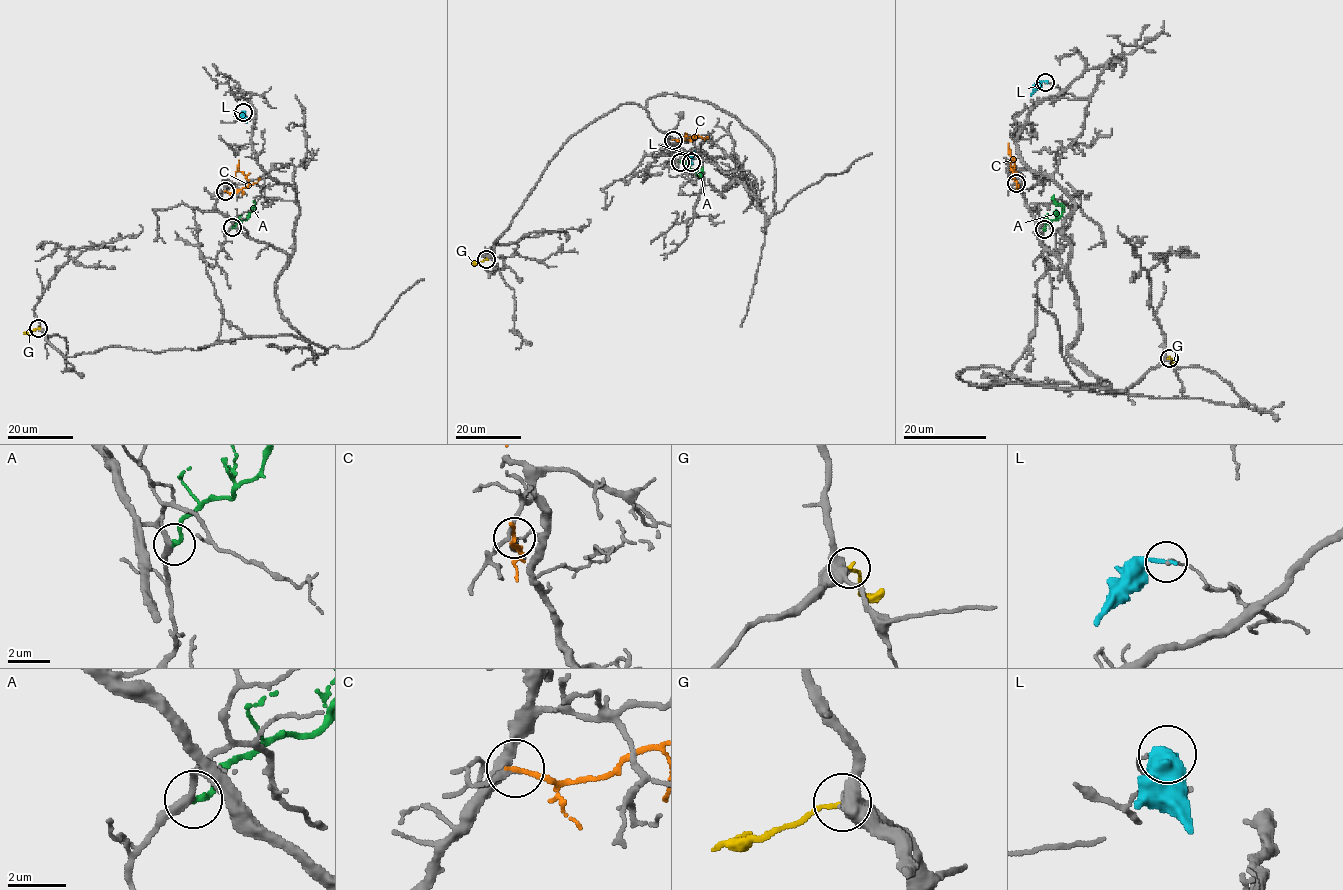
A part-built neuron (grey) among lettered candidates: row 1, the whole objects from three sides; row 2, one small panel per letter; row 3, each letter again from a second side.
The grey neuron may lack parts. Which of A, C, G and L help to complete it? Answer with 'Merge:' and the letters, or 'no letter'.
Merge: no letter

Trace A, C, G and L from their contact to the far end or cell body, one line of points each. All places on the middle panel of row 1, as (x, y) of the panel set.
A: (680, 162), (697, 176), (701, 176), (701, 168)
C: (673, 140), (697, 137), (688, 137), (687, 133)
G: (486, 259), (471, 263)
L: (692, 163), (695, 151)

